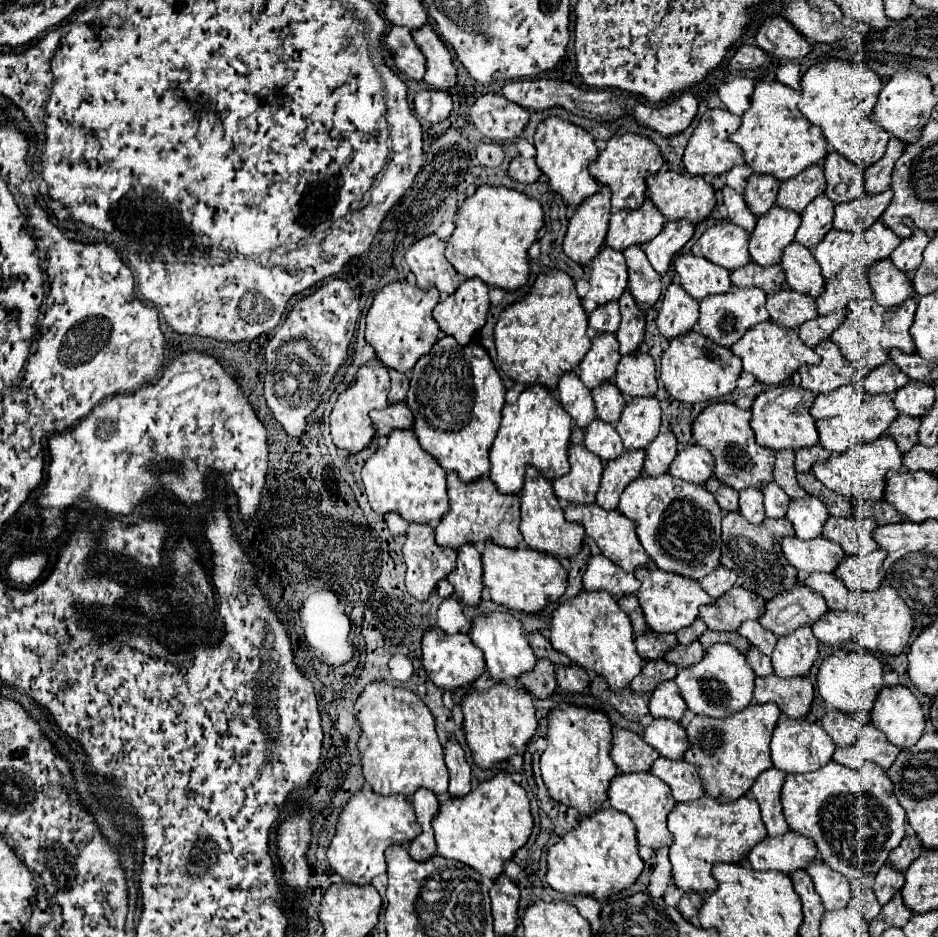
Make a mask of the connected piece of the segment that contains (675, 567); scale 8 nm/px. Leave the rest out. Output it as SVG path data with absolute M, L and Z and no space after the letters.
M644 474L622 492L618 512L636 522L638 538L660 570L700 582L720 566L722 510L704 486L698 488L696 484L686 484L670 474L658 478Z

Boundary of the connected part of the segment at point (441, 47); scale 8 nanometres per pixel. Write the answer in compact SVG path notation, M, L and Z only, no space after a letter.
M428 24L426 28L420 28L418 32L412 32L416 44L420 46L422 54L426 56L426 84L430 84L436 90L448 90L456 84L456 66L452 60L452 54L448 46L440 40L440 36L432 30Z

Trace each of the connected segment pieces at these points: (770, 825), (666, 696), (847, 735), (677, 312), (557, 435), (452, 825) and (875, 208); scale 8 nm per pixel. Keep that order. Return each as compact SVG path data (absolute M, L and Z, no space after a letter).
M770 768L762 776L758 776L758 780L752 786L752 796L760 806L768 836L782 836L788 832L788 824L782 816L782 806L780 806L780 790L784 778L786 778L784 772Z
M674 680L662 682L650 698L650 714L652 718L668 718L680 722L686 712L686 702L682 700L682 694L678 692L678 686Z
M828 712L822 720L822 728L840 748L852 746L862 732L860 722L856 722L852 716L846 716L844 712Z
M670 284L662 308L656 318L656 326L666 340L688 334L698 322L698 302L692 296L686 296L682 286Z
M534 386L520 394L518 402L508 404L502 410L502 424L498 436L490 448L490 474L488 478L496 484L498 492L502 494L516 494L520 496L524 486L524 472L526 466L534 466L542 472L546 480L556 480L570 472L568 464L568 442L572 434L572 420L554 400L552 392Z
M500 772L492 780L478 784L468 796L442 802L432 828L436 834L438 856L458 860L474 868L482 878L494 882L504 872L504 862L512 860L516 850L528 842L534 818L524 788L516 784L510 774Z
M886 190L878 196L862 196L858 200L836 204L836 216L834 216L834 228L854 234L864 234L874 220L880 220L882 212L888 208L892 200L892 192Z

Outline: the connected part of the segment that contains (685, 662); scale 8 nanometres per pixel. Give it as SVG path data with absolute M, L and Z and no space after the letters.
M694 642L694 644L688 644L688 646L682 646L682 644L674 646L674 648L664 656L664 660L666 660L668 664L676 664L678 668L688 668L688 666L700 662L702 656L704 656L702 644L700 644L700 642Z

